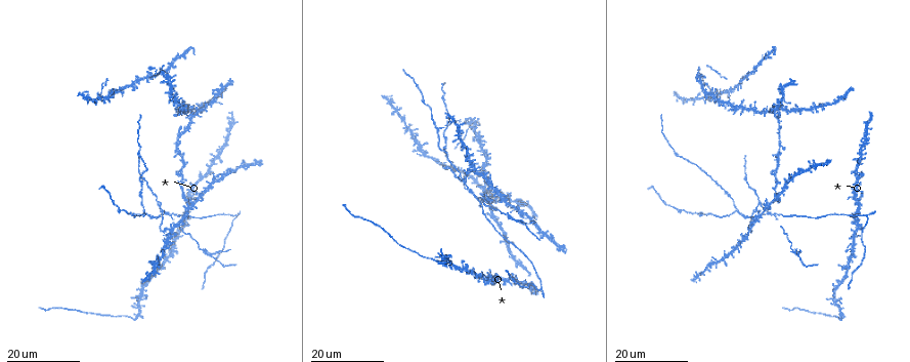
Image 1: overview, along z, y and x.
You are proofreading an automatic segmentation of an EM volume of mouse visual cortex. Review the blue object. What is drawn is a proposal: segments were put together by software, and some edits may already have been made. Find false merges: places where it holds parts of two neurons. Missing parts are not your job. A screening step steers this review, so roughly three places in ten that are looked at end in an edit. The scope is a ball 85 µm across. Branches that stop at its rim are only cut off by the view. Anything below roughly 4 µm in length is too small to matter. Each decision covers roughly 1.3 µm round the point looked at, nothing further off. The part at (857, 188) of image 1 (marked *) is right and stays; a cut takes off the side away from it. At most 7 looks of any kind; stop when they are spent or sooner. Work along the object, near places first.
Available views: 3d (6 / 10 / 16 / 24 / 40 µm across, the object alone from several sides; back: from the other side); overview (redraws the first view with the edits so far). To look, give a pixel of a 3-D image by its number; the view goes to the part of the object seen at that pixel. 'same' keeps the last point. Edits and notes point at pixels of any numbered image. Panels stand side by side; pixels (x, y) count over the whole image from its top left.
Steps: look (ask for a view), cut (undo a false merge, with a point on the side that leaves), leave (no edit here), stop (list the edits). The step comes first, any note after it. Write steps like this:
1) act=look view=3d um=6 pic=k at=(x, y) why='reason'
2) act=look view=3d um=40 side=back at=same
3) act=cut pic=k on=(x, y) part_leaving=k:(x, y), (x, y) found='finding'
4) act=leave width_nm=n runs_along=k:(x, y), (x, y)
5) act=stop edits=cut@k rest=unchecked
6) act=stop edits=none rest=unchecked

act=look view=3d um=16 pic=1 at=(771, 202) why='four-way junction'

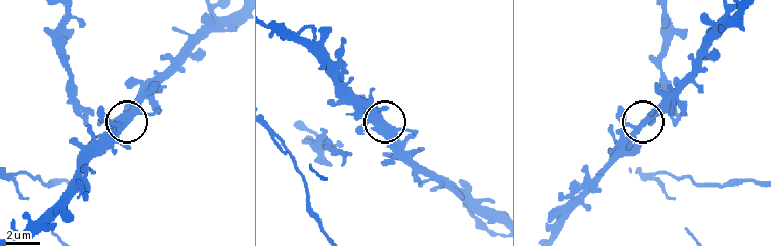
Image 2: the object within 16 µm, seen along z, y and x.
act=look view=3d um=10 pic=2 at=(379, 114) why='zoom in'

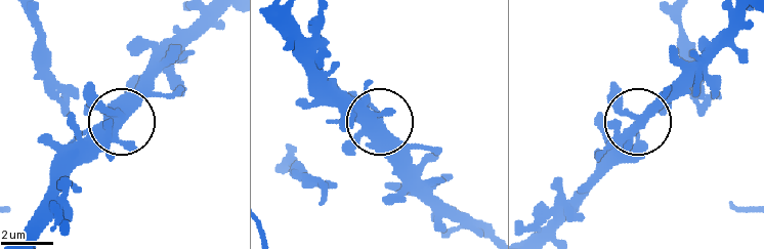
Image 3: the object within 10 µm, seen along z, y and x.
act=leave arms=4 found='all the same neuron'

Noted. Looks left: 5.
act=look view=3d um=16 pic=1 at=(476, 197) why='two arms in line, one across'

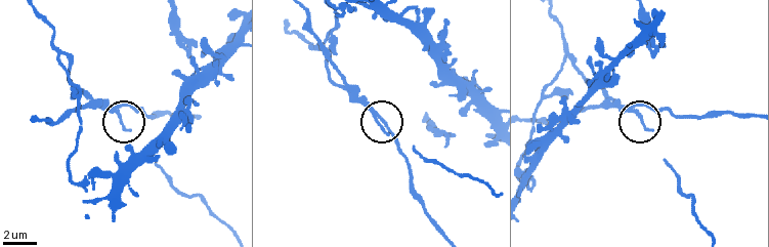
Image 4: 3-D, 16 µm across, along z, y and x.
act=look view=3d um=10 pic=4 at=(377, 119)

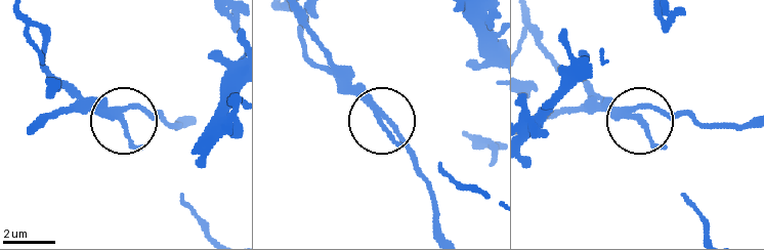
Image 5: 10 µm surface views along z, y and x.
act=leave arms=3 runs_along=5:(531, 34), (617, 107), (640, 118), (656, 109), (701, 126) found='continuous, no second neuron'

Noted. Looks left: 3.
act=look view=3d um=16 pic=1 at=(776, 189) why='side arm on a straight run'

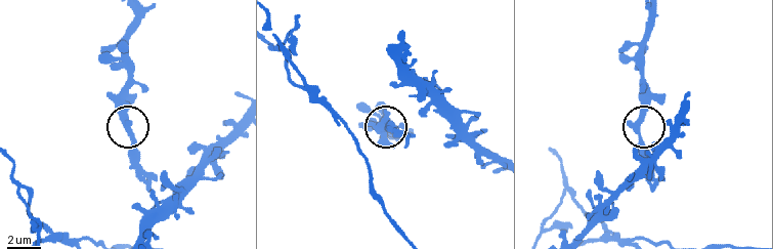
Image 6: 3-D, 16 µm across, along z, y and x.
act=look view=3d um=10 pic=6 at=(130, 137)

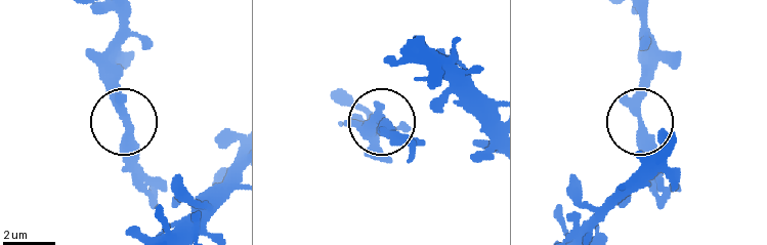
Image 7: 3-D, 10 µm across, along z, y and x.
act=leave found='all the same neuron'

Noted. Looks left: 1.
act=stop edits=none rest=unchecked

